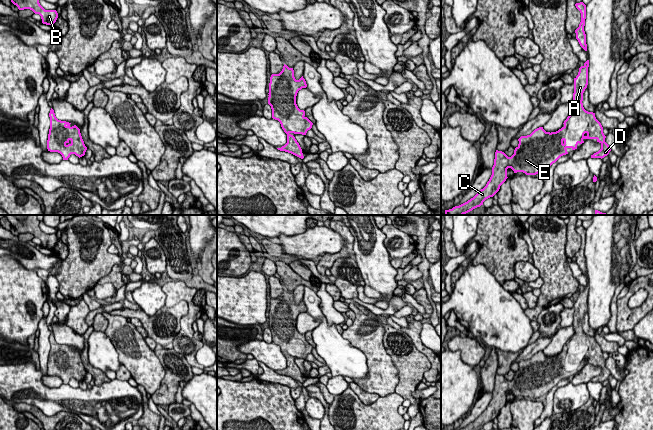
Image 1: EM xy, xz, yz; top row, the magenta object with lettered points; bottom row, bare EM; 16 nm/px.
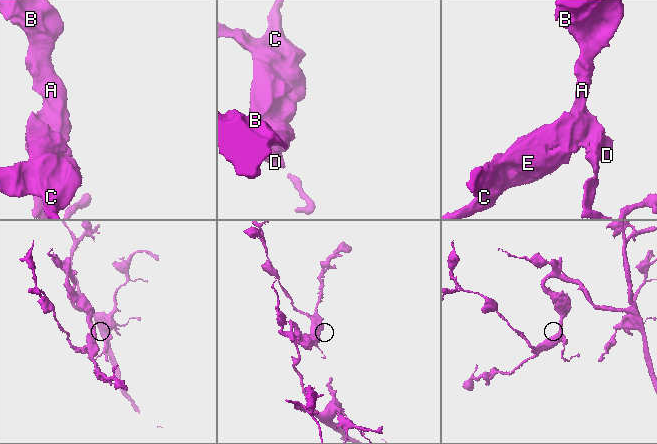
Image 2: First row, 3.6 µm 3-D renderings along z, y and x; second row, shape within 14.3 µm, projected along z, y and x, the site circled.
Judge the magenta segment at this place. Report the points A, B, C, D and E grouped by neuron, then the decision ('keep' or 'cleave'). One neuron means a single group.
groups A B C D E; keep

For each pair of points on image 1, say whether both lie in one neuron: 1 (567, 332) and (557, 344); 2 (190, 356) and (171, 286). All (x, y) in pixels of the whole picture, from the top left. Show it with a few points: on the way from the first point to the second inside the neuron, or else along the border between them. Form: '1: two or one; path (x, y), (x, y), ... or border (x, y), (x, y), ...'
1: one; path (564, 335), (558, 341)
2: one; path (185, 338), (186, 322), (191, 316), (189, 300)

